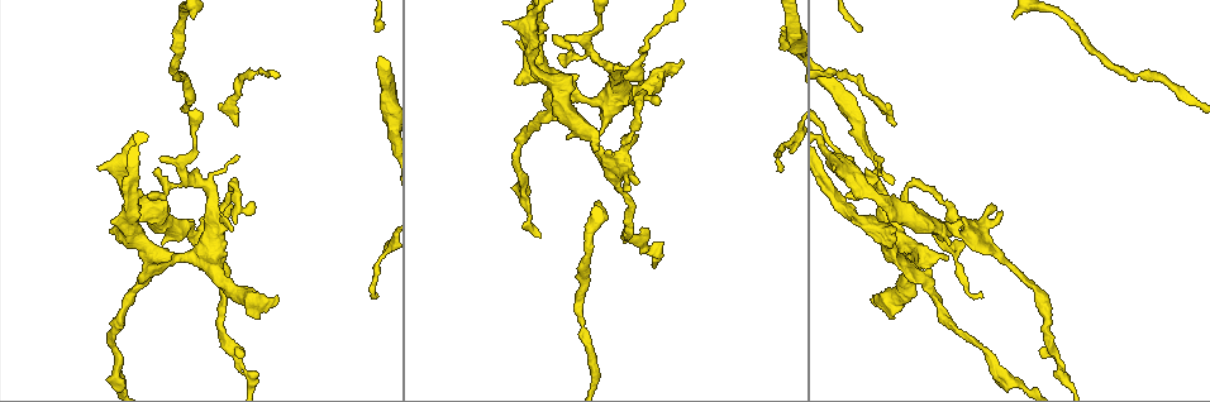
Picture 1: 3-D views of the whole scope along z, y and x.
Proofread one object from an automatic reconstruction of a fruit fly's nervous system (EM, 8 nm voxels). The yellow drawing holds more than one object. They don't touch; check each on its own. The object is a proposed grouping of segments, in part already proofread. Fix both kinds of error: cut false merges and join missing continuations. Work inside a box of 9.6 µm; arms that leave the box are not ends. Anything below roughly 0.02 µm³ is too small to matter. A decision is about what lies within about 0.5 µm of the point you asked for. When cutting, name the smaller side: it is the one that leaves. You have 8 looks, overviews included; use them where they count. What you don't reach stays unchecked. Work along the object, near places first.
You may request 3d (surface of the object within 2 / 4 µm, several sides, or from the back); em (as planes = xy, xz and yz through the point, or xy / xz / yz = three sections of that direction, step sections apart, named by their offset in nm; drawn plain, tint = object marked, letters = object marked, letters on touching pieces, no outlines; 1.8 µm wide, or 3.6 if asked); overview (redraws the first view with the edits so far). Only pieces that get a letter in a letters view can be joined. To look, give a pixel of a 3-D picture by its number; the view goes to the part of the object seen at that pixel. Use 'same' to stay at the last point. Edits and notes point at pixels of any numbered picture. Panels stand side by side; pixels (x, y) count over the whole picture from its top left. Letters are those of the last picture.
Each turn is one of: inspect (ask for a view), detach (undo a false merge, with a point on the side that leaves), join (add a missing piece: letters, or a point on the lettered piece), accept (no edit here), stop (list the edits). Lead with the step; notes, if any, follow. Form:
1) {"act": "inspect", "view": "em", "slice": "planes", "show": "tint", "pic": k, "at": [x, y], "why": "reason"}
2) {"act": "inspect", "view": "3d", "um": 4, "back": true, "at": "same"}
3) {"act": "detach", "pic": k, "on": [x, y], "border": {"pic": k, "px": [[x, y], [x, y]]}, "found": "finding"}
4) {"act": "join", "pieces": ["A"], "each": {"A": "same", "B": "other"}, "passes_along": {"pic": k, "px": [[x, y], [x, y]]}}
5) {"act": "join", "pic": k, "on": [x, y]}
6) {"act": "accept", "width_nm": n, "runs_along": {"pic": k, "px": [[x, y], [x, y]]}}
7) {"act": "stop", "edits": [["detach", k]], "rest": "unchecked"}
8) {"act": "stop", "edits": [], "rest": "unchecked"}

{"act": "inspect", "view": "em", "slice": "xy", "step": 8, "show": "letters", "pic": 1, "at": [895, 123], "why": "free end"}

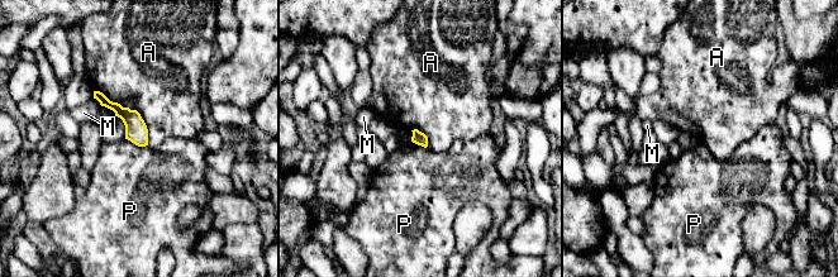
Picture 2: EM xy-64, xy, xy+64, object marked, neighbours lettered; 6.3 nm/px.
{"act": "inspect", "view": "em", "slice": "planes", "show": "letters", "at": "same", "why": "cut it another way"}

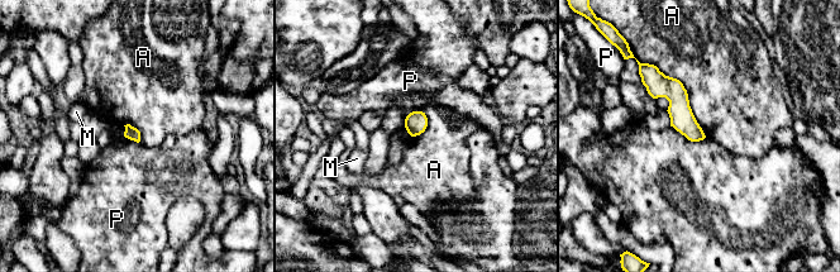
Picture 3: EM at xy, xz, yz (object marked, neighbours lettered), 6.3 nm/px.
{"act": "accept", "each": {"A": "other", "M": "other", "P": "other"}, "runs_along": {"pic": 3, "px": [[652, 74], [700, 137]]}, "found": "no lettered piece goes on from it"}

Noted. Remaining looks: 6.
{"act": "inspect", "view": "em", "slice": "planes", "show": "letters", "pic": 1, "at": [611, 162], "why": "three arms meet"}

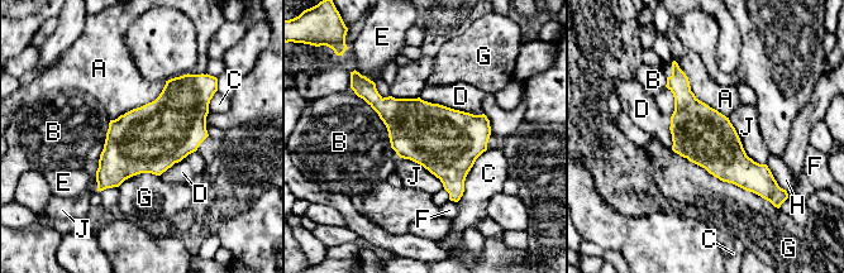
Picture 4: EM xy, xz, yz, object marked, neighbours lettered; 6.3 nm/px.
{"act": "accept", "width_nm": 360, "each": {"A": "other", "B": "other", "C": "other", "D": "other", "E": "other", "F": "other", "G": "other", "H": "other", "J": "other"}, "border": {"pic": 4, "px": [[673, 60], [690, 90], [728, 118]]}, "found": "continuous, no second cell"}

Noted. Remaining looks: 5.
{"act": "inspect", "view": "em", "slice": "xz", "step": 8, "show": "letters", "pic": 1, "at": [681, 60], "why": "branch stops here"}

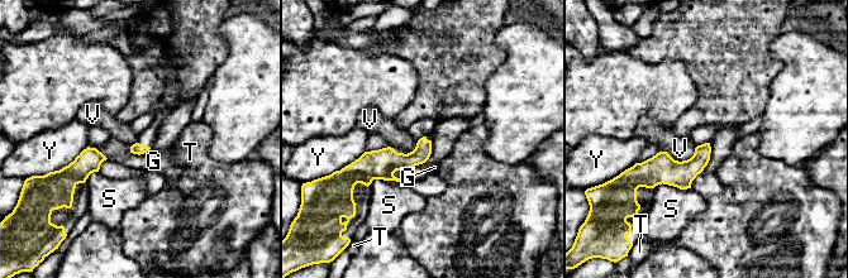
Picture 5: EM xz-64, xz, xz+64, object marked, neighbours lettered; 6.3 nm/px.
{"act": "inspect", "view": "em", "slice": "xy", "step": 8, "show": "letters", "at": "same"}

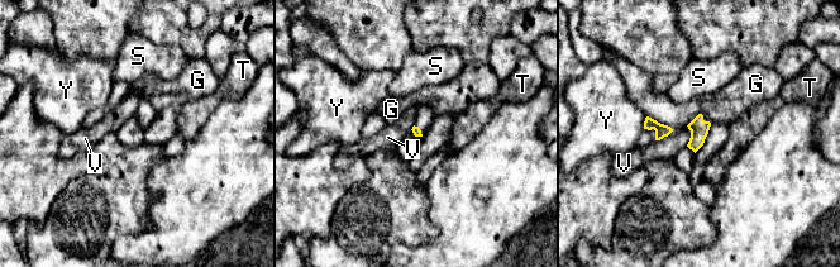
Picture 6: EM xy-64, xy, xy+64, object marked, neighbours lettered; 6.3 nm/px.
{"act": "accept", "each": {"G": "other", "S": "other", "T": "other", "V": "other", "Y": "other"}, "border": {"pic": 6, "px": [[687, 125], [690, 141], [686, 146]]}, "found": "none of them fits"}

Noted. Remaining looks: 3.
{"act": "stop", "edits": [], "rest": "unchecked"}

